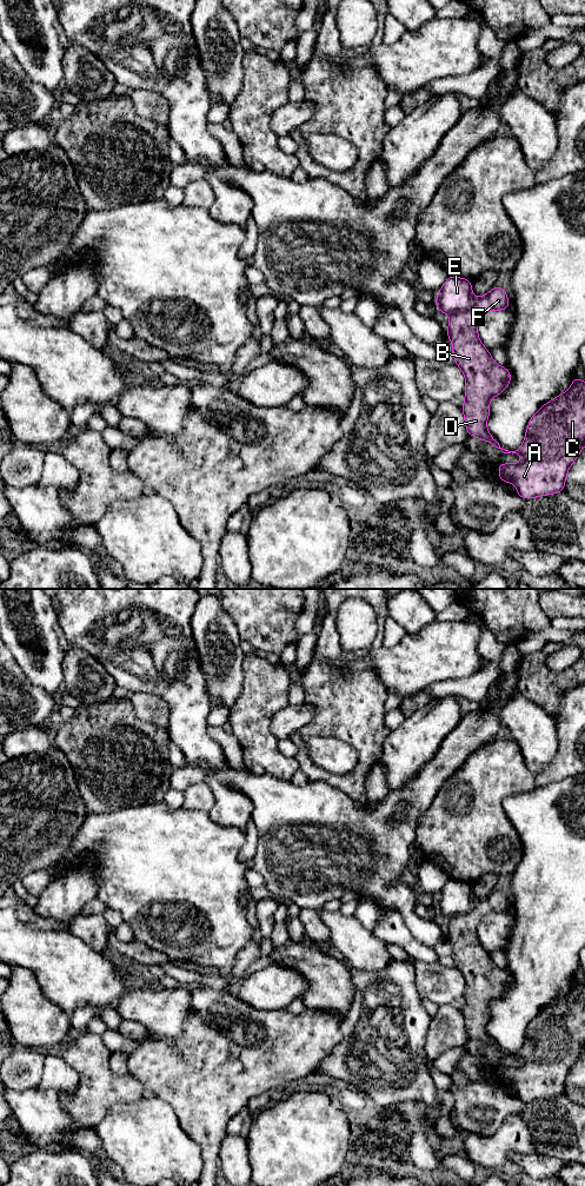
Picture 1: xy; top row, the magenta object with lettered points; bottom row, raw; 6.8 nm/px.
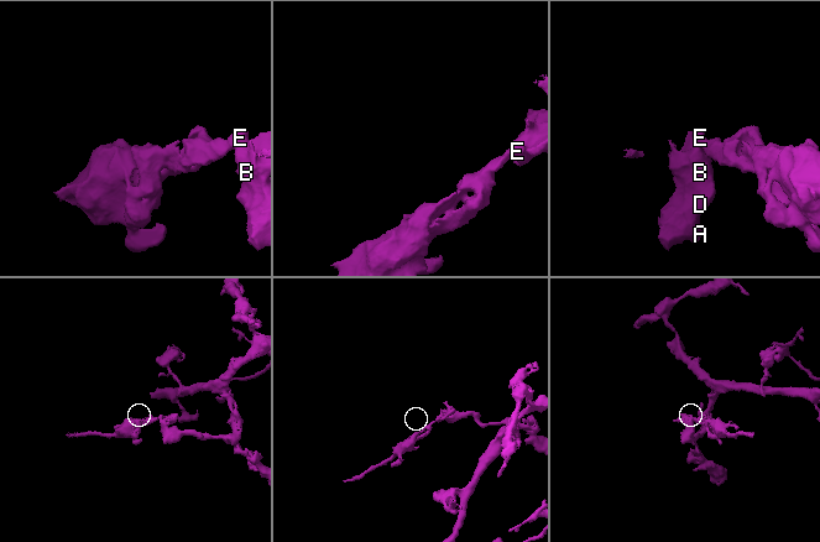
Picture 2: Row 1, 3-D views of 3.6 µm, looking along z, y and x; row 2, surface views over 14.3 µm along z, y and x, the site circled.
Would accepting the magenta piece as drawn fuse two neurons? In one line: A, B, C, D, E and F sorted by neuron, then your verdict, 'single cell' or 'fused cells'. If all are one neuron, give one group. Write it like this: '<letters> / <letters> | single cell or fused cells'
A B C D F / E | fused cells

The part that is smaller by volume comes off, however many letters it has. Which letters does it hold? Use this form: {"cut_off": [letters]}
{"cut_off": ["E"]}

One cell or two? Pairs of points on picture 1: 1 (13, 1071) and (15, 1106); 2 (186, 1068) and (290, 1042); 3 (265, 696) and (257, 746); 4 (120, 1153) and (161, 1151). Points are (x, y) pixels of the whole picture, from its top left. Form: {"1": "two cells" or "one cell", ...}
{"1": "two cells", "2": "one cell", "3": "one cell", "4": "one cell"}

